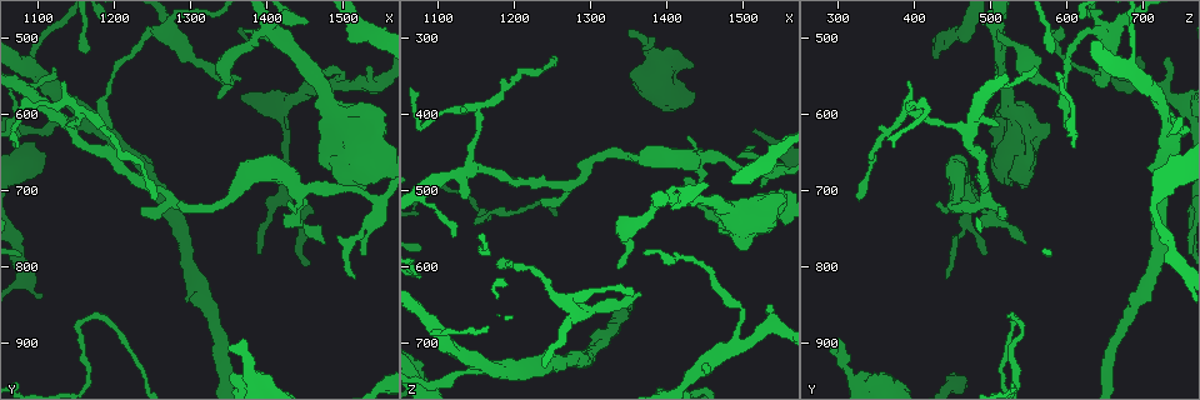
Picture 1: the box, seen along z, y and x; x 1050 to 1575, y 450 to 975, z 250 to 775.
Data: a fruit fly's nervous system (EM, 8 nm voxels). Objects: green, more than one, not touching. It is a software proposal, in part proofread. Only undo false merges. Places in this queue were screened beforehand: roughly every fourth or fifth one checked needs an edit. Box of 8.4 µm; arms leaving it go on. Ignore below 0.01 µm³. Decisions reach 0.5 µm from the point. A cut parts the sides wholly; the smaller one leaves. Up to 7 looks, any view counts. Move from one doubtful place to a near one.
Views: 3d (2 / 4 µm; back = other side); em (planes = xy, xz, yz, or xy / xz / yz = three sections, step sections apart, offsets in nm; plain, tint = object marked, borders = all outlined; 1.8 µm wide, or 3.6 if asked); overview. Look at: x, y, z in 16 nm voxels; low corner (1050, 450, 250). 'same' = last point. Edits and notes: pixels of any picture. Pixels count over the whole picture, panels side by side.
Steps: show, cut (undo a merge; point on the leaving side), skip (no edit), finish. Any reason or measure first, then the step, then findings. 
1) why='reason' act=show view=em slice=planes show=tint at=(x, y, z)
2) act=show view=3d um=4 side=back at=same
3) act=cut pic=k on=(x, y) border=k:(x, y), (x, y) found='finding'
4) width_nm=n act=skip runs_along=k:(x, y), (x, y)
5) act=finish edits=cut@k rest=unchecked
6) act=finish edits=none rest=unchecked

act=show view=em slice=planes show=tint at=(1155, 600, 395)

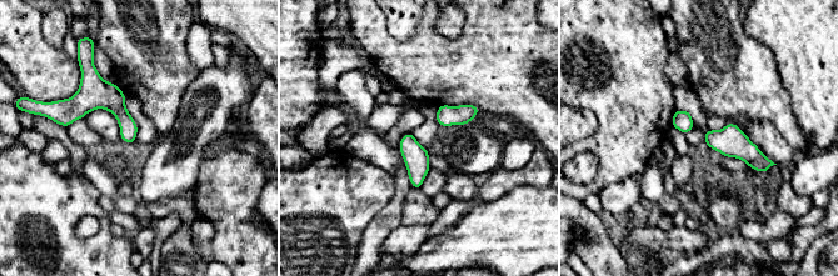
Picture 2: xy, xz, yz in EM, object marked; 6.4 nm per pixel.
act=skip found='all the same neuron'

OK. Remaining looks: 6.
why='three arms meet' act=show view=3d um=4 at=(1160, 600, 730)

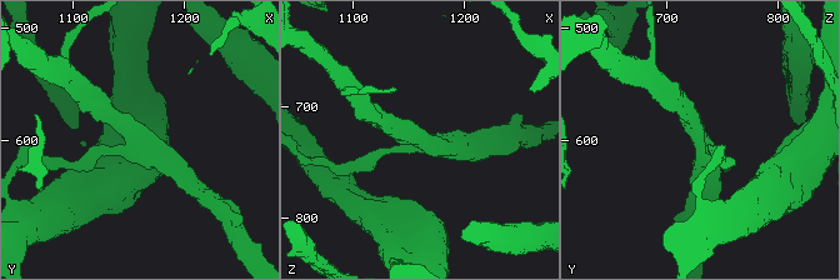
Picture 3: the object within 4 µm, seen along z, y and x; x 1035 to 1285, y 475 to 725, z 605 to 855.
arms=3 act=show view=em slice=xz step=8 show=tint at=(1158, 596, 728)

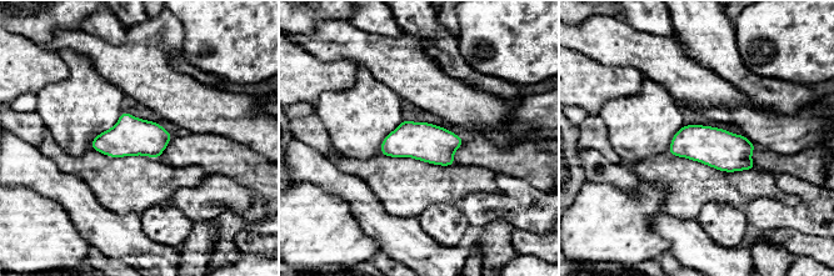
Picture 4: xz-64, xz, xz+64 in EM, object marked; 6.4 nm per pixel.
why='another direction' act=show view=em slice=planes show=tint at=same

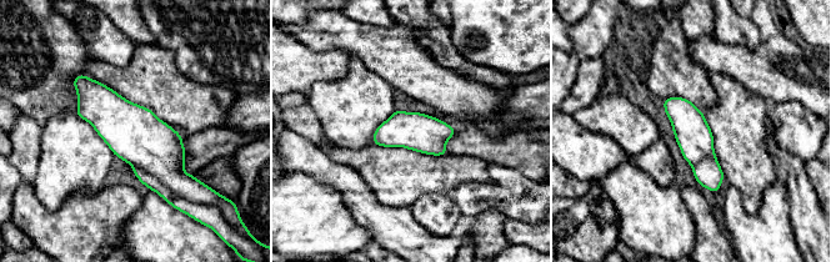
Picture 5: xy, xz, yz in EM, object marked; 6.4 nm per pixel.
act=cut pic=5 on=(150, 144) part_leaving=5:(76, 80), (180, 177), (189, 177) found='a second neuron is stuck on'

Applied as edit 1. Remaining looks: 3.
why='redraw' act=show view=overview

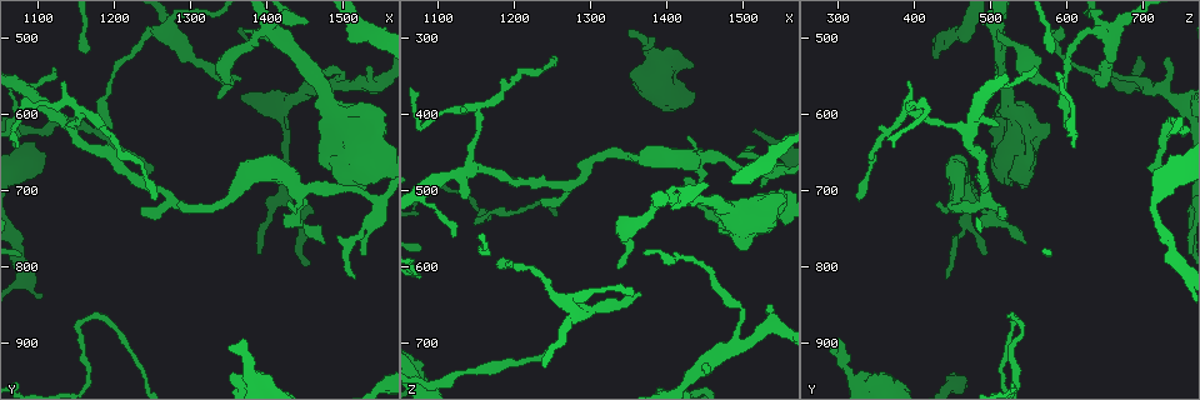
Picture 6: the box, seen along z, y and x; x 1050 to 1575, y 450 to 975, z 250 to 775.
why='arms part here' act=show view=em slice=planes show=plain at=(1275, 710, 490)

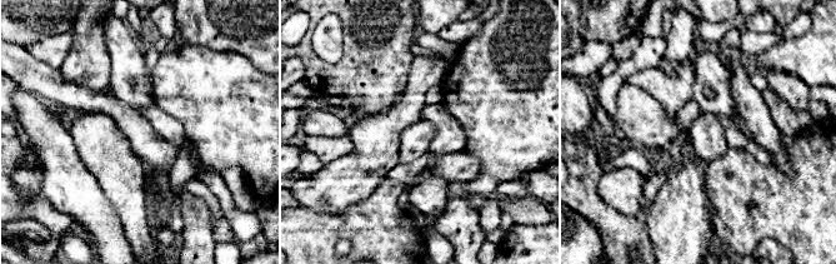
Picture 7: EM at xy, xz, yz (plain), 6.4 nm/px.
act=show view=em slice=planes show=tint at=same

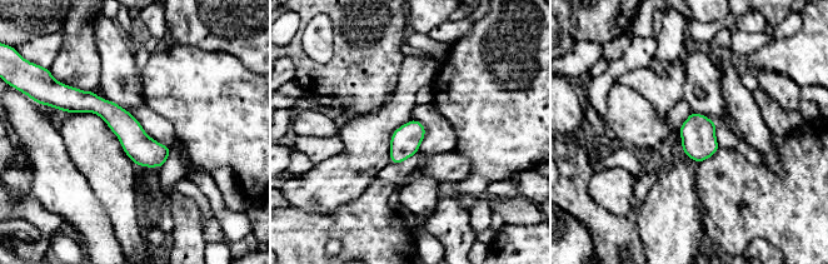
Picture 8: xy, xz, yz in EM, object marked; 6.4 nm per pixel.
width_nm=190 act=skip found='one neuron here'

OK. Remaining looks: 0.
act=finish edits=cut@5 rest=unchecked

